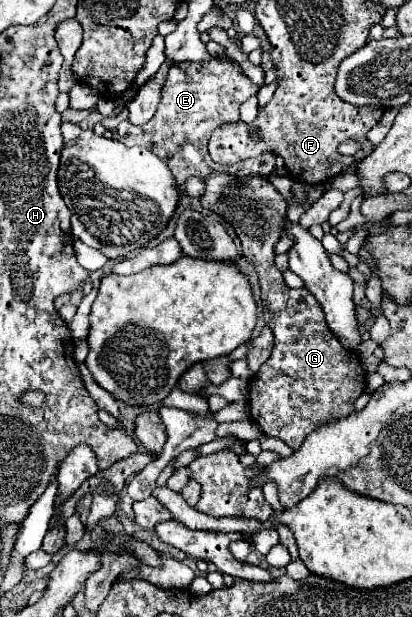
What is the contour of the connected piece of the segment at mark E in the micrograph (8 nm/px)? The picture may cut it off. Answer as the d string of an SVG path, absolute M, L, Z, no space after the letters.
M210 58L206 62L194 62L194 64L190 62L174 64L168 70L168 78L162 90L162 100L158 104L154 118L144 126L134 126L128 120L120 122L118 140L126 146L150 148L156 156L160 156L168 164L172 176L180 186L186 182L188 176L206 178L212 172L226 172L238 178L244 178L248 174L270 176L274 172L274 162L276 162L274 154L248 158L234 166L216 164L208 156L208 140L212 130L224 122L236 122L240 118L238 112L240 104L256 95L259 89L259 86L253 84L238 70L236 62L230 62L226 58Z

